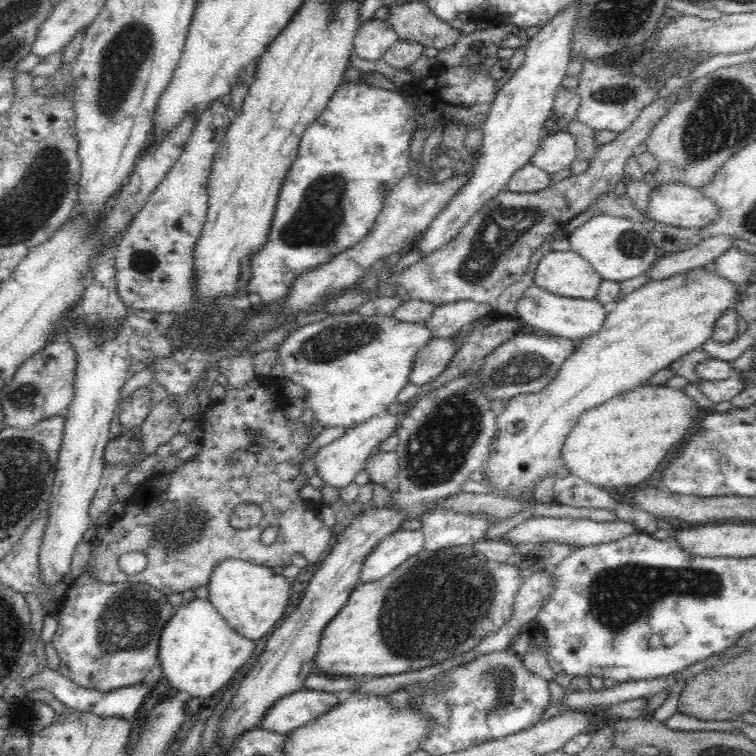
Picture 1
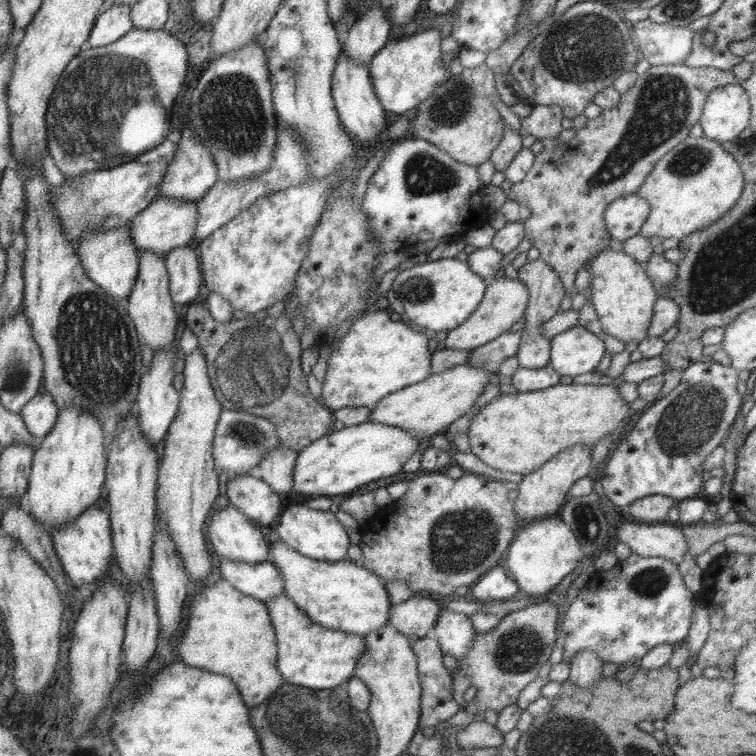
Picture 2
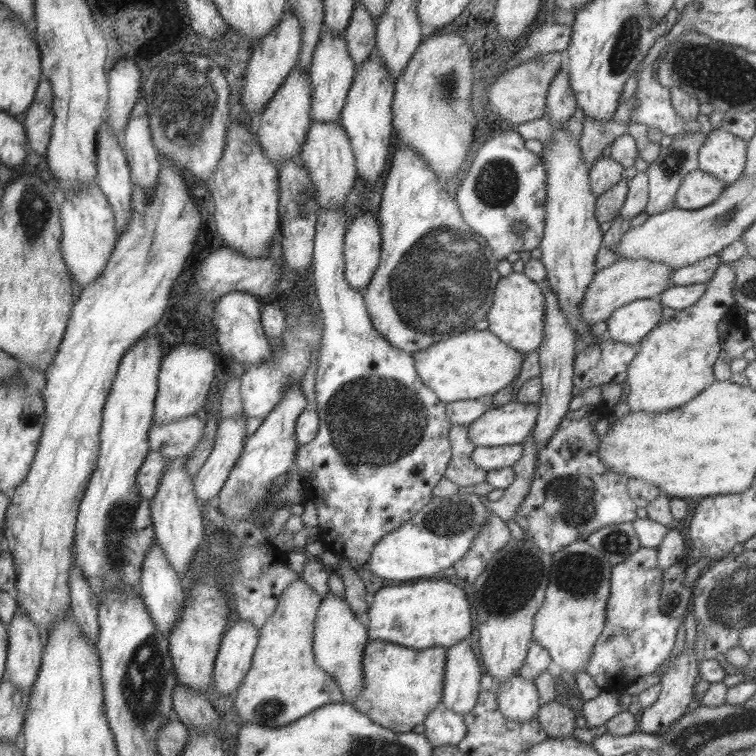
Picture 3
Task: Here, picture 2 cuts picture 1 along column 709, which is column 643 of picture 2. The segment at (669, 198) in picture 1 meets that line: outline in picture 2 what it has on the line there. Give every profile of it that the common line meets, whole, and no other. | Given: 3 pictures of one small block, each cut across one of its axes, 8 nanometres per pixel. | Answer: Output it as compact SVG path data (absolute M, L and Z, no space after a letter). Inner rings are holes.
M634 194L613 199L603 211L605 229L611 239L623 241L638 234L649 214L649 203Z

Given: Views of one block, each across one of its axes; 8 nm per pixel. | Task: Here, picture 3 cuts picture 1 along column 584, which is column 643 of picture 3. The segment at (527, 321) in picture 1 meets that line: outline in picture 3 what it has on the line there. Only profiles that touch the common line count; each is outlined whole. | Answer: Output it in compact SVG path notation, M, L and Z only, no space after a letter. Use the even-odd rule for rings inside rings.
M657 298L633 300L616 308L605 320L606 338L623 344L638 343L661 322L661 309Z

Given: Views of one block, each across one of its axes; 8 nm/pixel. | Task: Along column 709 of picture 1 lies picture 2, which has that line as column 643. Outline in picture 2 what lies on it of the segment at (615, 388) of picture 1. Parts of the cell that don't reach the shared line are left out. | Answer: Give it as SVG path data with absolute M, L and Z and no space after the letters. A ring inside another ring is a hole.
M601 250L586 265L589 272L589 301L599 319L601 331L623 343L639 342L647 337L653 304L658 295L642 263L622 250Z

